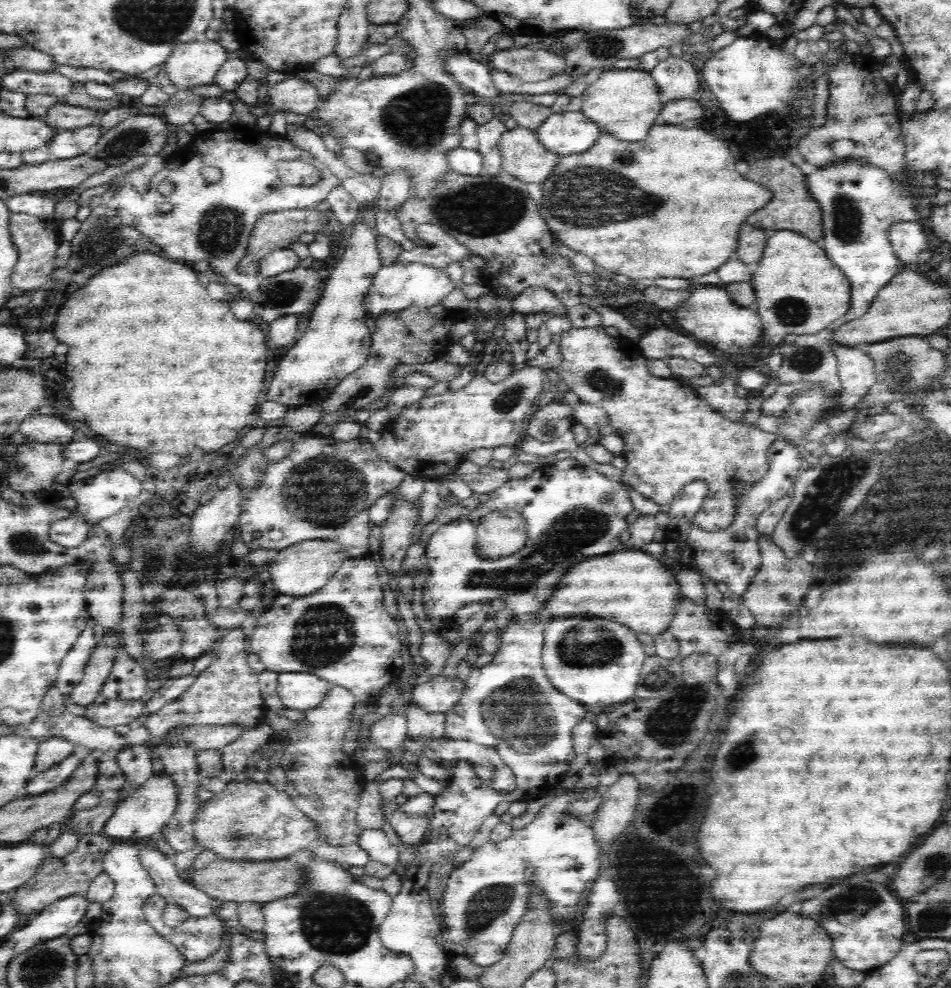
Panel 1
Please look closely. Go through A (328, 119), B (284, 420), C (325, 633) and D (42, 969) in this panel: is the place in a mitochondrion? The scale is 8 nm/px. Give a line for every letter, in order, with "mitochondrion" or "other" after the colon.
A: other
B: other
C: mitochondrion
D: mitochondrion

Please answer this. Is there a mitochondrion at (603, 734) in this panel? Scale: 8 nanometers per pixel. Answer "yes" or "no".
no

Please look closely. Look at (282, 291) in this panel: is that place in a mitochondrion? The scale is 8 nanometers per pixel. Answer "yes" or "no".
yes

